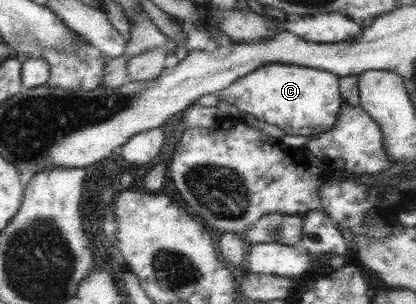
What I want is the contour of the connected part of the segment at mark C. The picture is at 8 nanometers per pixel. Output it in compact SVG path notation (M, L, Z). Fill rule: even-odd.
M268 63L216 94L220 102L236 106L242 116L250 114L256 120L282 128L285 134L305 136L306 140L310 140L330 130L336 123L344 105L339 80L339 76L325 70L292 63Z

